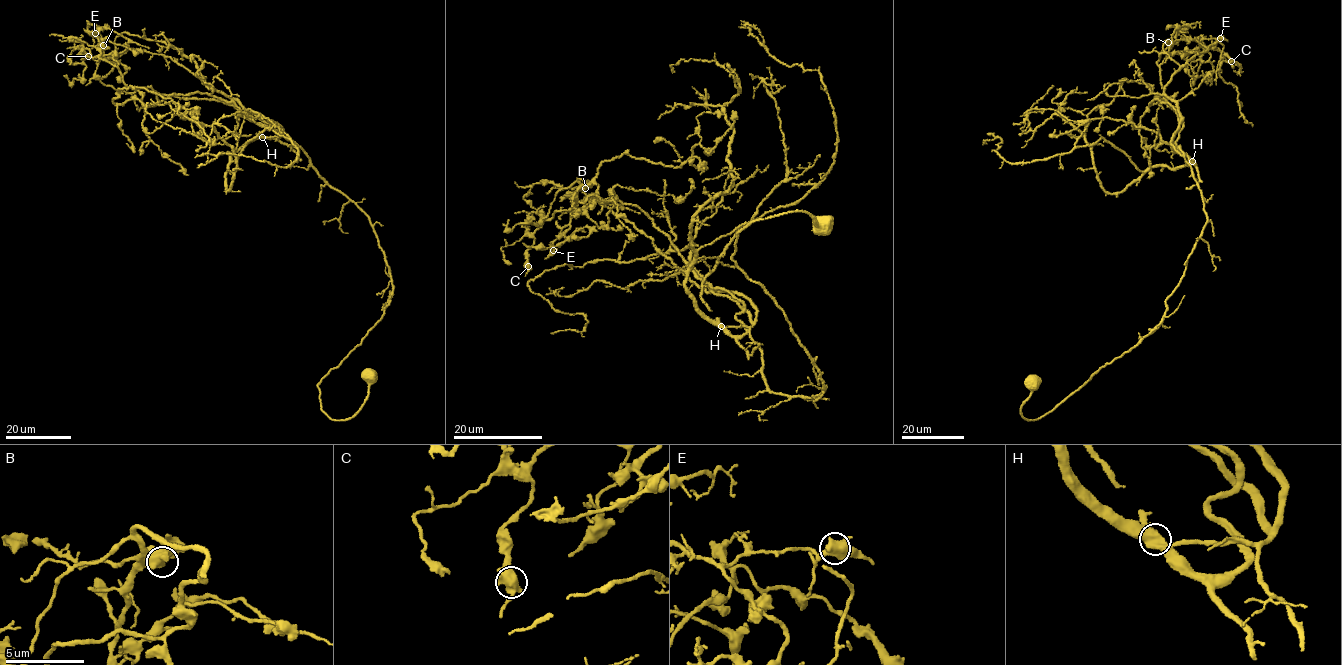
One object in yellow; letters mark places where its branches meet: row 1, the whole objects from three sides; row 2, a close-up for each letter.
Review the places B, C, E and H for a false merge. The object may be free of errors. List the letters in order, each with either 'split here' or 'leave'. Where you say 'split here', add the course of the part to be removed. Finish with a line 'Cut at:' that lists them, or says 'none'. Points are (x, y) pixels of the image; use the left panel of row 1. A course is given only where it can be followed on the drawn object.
B: leave
C: leave
E: leave
H: split here; course (262, 136), (281, 133), (206, 93), (113, 101), (145, 88), (214, 136)
Cut at: H

